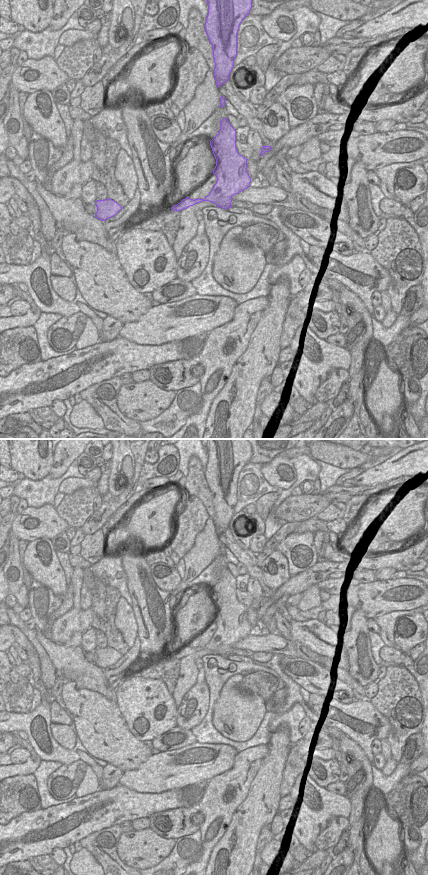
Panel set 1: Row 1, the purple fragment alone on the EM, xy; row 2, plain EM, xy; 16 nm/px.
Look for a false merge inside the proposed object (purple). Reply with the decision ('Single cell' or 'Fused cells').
Single cell

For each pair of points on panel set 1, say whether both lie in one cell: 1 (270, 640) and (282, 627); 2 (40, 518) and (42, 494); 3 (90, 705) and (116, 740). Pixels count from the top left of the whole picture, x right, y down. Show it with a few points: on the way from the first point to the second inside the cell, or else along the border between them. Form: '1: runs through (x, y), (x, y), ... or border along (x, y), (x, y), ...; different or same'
1: border along (277, 632), (290, 640), (295, 647); different
2: border along (53, 505), (43, 504), (38, 507), (28, 507); different
3: runs through (92, 714), (107, 731); same

